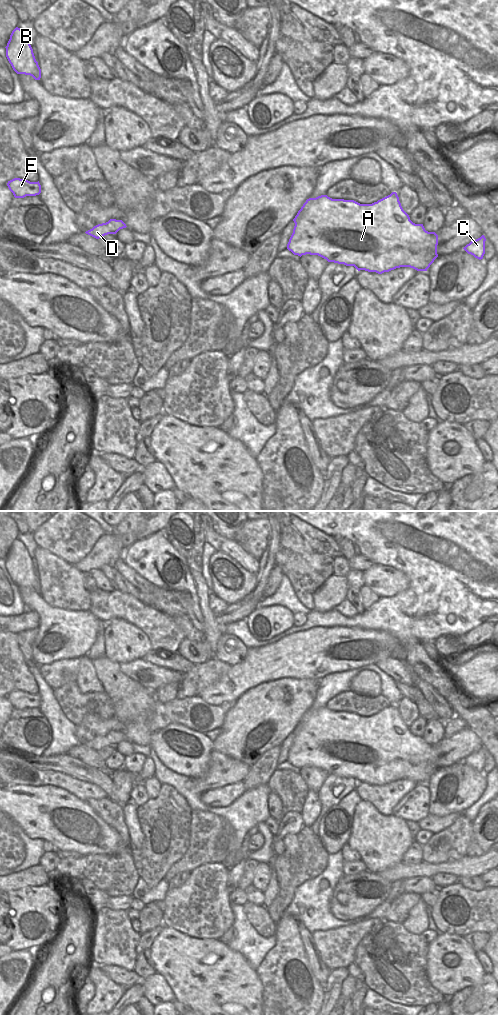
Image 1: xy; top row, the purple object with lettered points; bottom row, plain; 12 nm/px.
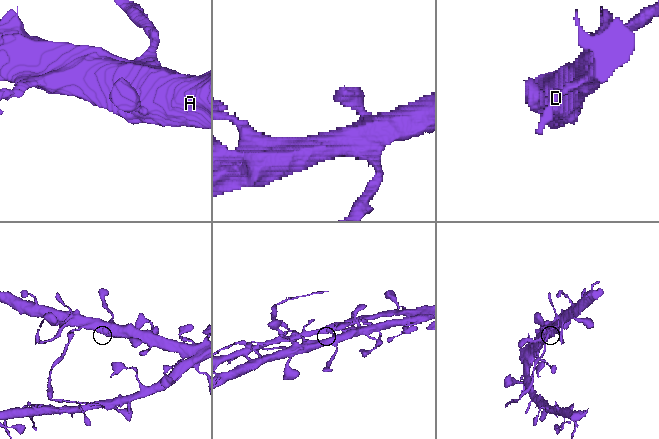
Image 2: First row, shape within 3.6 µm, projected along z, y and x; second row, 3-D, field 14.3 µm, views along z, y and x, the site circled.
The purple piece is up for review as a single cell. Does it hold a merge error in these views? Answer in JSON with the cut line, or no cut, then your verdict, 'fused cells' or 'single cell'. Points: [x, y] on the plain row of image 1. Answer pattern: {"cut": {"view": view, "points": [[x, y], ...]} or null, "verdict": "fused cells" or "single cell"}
{"cut": {"view": "xy", "points": [[123, 734], [120, 740]]}, "verdict": "fused cells"}

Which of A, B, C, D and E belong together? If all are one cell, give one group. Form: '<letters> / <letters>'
A B C E / D

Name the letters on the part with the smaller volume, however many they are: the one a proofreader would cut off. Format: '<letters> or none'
D

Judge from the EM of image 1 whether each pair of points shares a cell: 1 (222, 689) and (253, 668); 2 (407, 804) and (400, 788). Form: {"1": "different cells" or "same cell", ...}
{"1": "same cell", "2": "different cells"}

